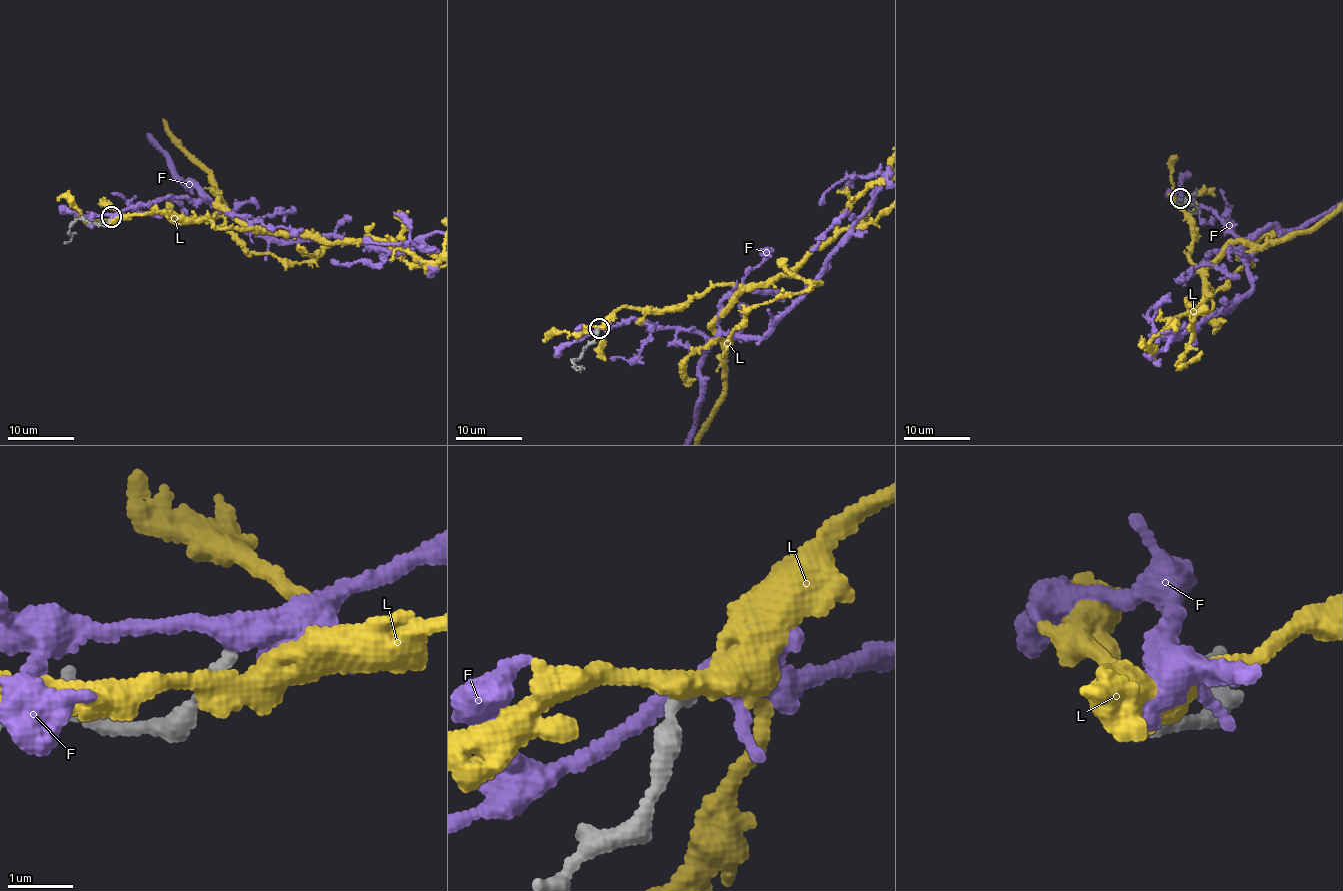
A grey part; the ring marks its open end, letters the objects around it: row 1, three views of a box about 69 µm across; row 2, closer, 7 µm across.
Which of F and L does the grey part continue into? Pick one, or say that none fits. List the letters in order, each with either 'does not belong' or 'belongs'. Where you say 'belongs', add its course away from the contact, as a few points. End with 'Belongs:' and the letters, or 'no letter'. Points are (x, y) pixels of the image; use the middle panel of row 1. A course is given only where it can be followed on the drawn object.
F: does not belong
L: does not belong
Belongs: no letter

